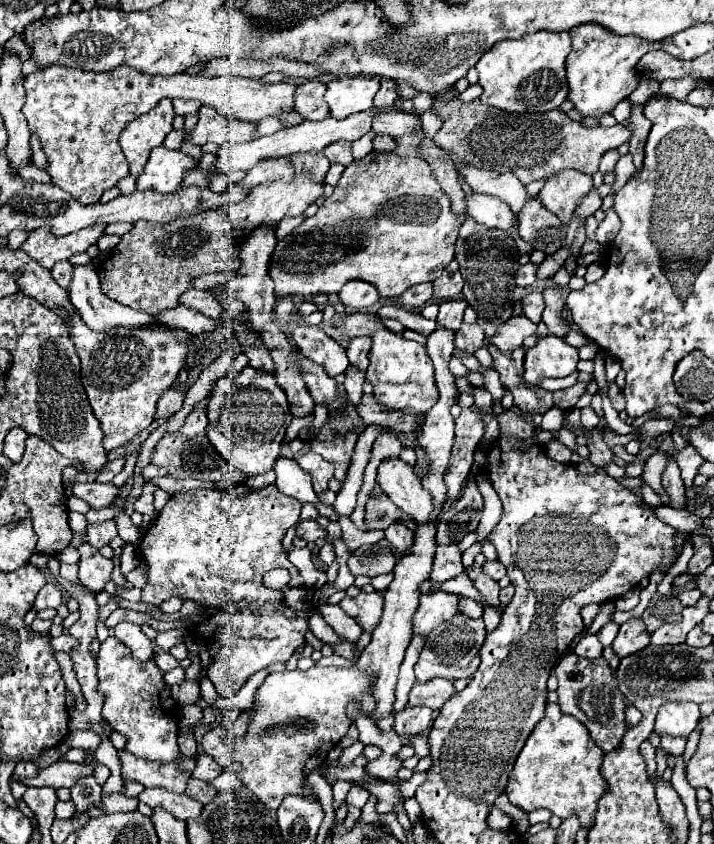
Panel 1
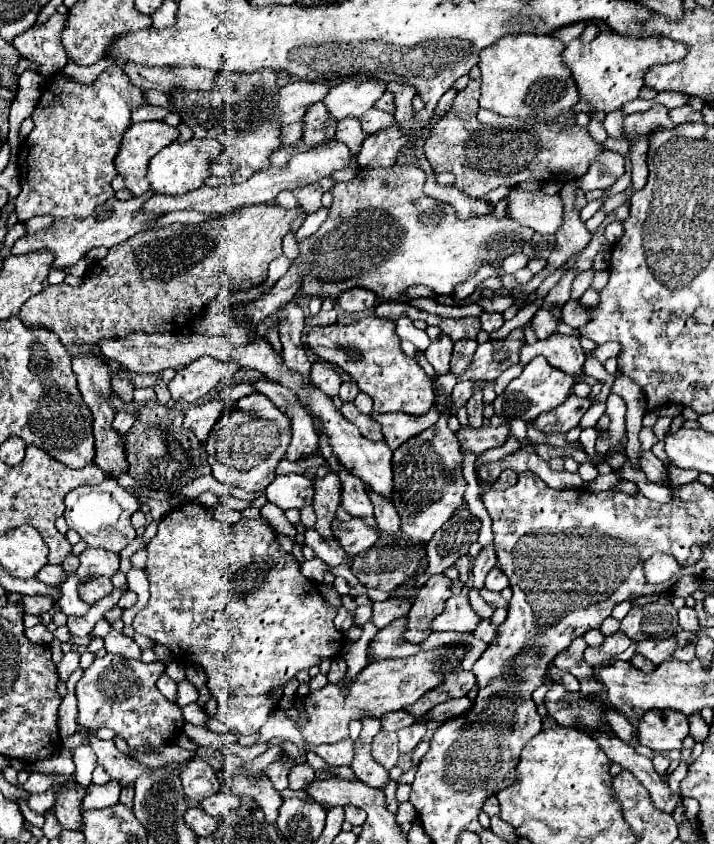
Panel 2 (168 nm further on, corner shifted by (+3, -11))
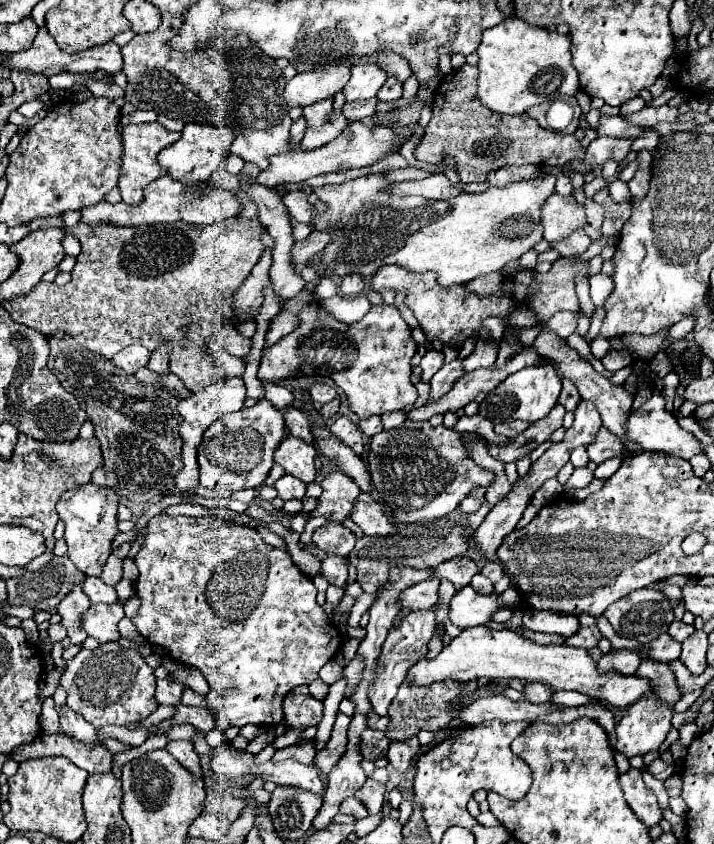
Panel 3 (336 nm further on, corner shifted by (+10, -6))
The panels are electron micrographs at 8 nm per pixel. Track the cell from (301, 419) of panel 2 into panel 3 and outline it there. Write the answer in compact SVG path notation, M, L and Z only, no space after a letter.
M286 437L274 453L274 461L280 467L284 467L286 473L298 477L304 483L316 479L314 457L316 457L314 445L306 445L306 441L298 437Z

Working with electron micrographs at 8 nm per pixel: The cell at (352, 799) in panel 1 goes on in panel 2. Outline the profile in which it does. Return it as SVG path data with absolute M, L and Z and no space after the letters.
M345 806L345 820L349 820L353 826L363 826L365 812L357 806Z

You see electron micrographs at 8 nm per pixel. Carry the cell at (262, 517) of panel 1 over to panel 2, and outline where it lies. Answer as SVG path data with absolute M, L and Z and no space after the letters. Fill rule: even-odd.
M183 502L159 522L157 536L147 544L145 570L151 582L151 598L133 618L135 632L167 646L177 662L199 664L207 674L209 690L217 696L217 718L237 734L253 734L265 724L273 710L273 692L283 688L297 672L343 652L343 634L333 626L337 608L325 602L319 586L301 574L295 556L277 544L265 518L243 518L232 528L210 517L201 504ZM201 596L205 596L209 608L201 608Z

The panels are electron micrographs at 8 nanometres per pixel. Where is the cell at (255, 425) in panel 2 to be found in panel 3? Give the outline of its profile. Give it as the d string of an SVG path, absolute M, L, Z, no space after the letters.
M266 399L256 401L252 407L244 407L236 413L236 419L242 419L238 425L230 417L216 419L202 435L198 447L198 465L200 465L200 485L216 491L240 491L256 489L268 477L274 465L274 451L278 449L284 437L284 417L282 413Z

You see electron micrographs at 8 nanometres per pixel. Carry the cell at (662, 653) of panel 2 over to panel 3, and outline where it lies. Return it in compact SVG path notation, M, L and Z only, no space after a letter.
M624 649L624 651L610 651L598 661L600 671L608 671L610 667L620 673L634 673L640 665L640 655L636 649Z

